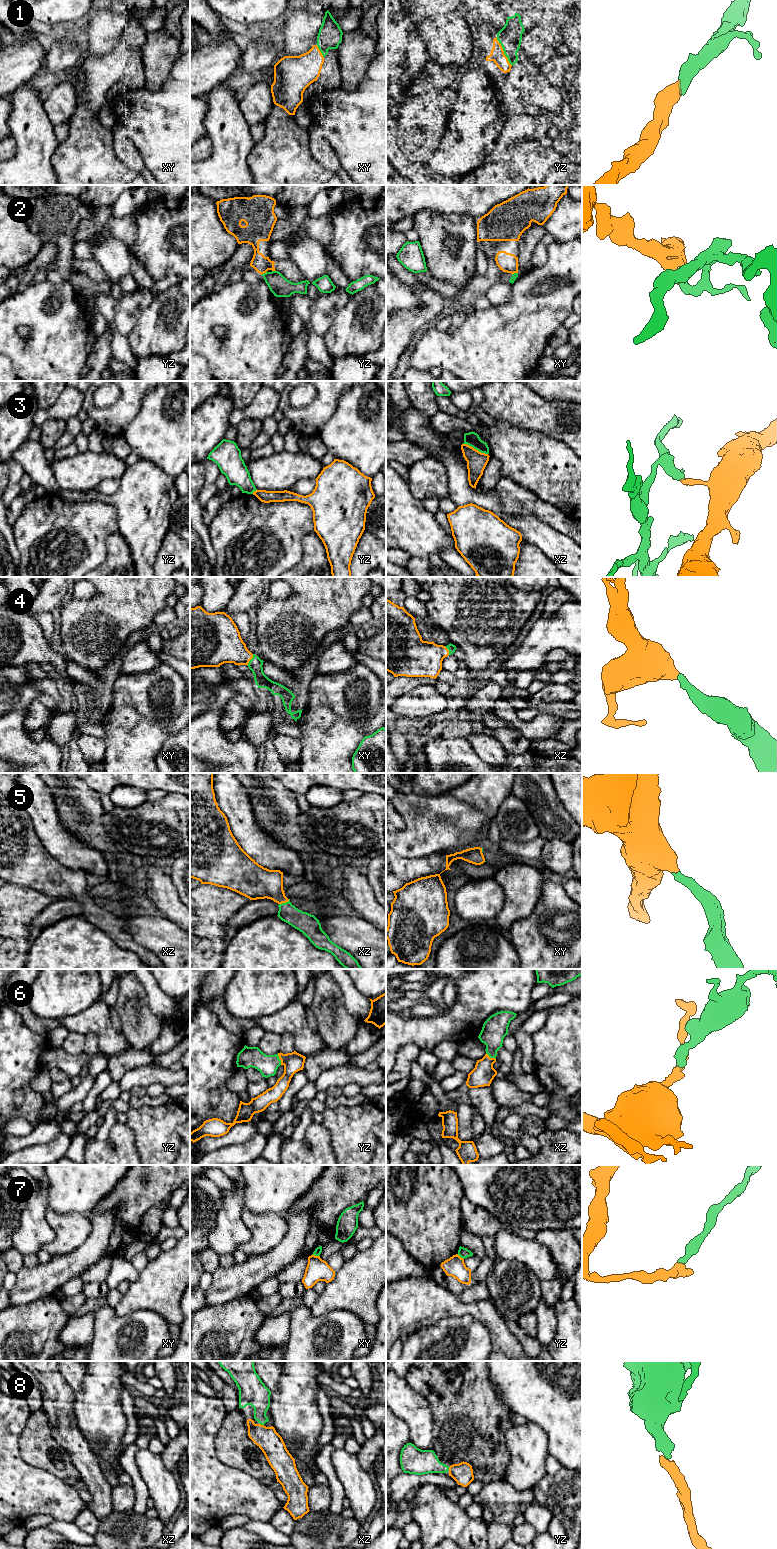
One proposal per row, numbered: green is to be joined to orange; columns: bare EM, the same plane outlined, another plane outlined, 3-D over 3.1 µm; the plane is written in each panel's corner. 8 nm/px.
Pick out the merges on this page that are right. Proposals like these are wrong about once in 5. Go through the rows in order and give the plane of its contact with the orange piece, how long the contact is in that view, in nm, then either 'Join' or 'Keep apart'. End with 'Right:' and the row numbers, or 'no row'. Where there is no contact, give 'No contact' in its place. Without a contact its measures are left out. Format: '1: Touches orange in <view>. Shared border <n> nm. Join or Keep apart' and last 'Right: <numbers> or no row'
1: Touches orange in yz. Shared border 220 nm. Join
2: Touches orange in yz. Shared border 50 nm. Keep apart
3: Touches orange in xz. Shared border 220 nm. Keep apart
4: Touches orange in xy. Shared border 110 nm. Join
5: Touches orange in xz. Shared border 100 nm. Join
6: Touches orange in yz. Shared border 90 nm. Join
7: Touches orange in xy. Shared border 70 nm. Keep apart
8: Touches orange in xz. Shared border 40 nm. Join
Right: 1, 4, 5, 6, 8

